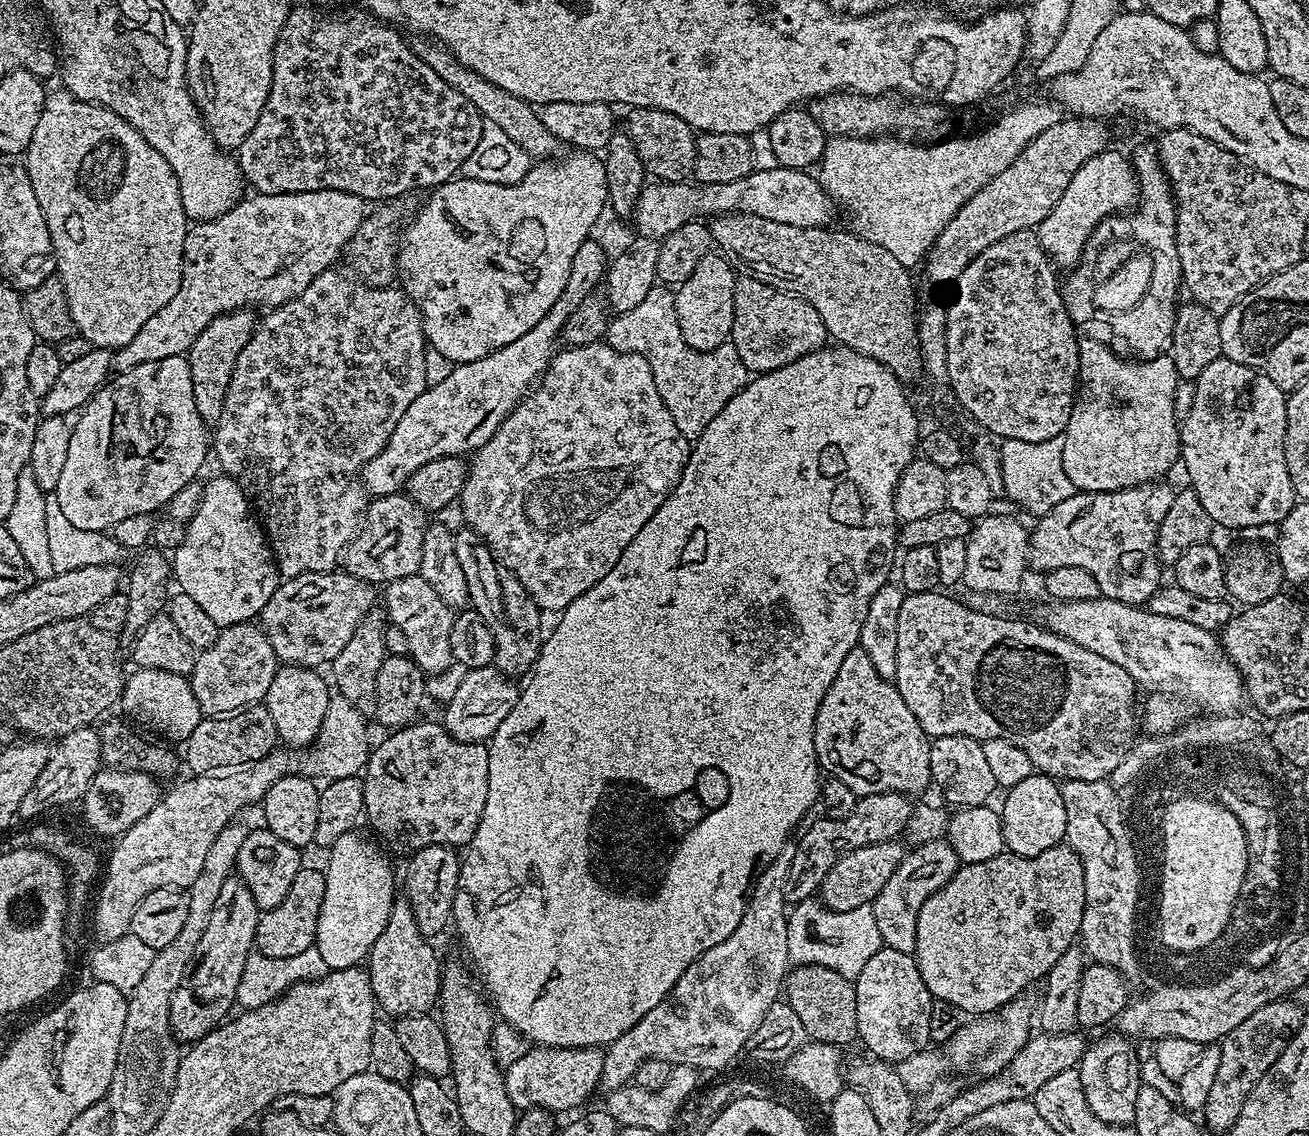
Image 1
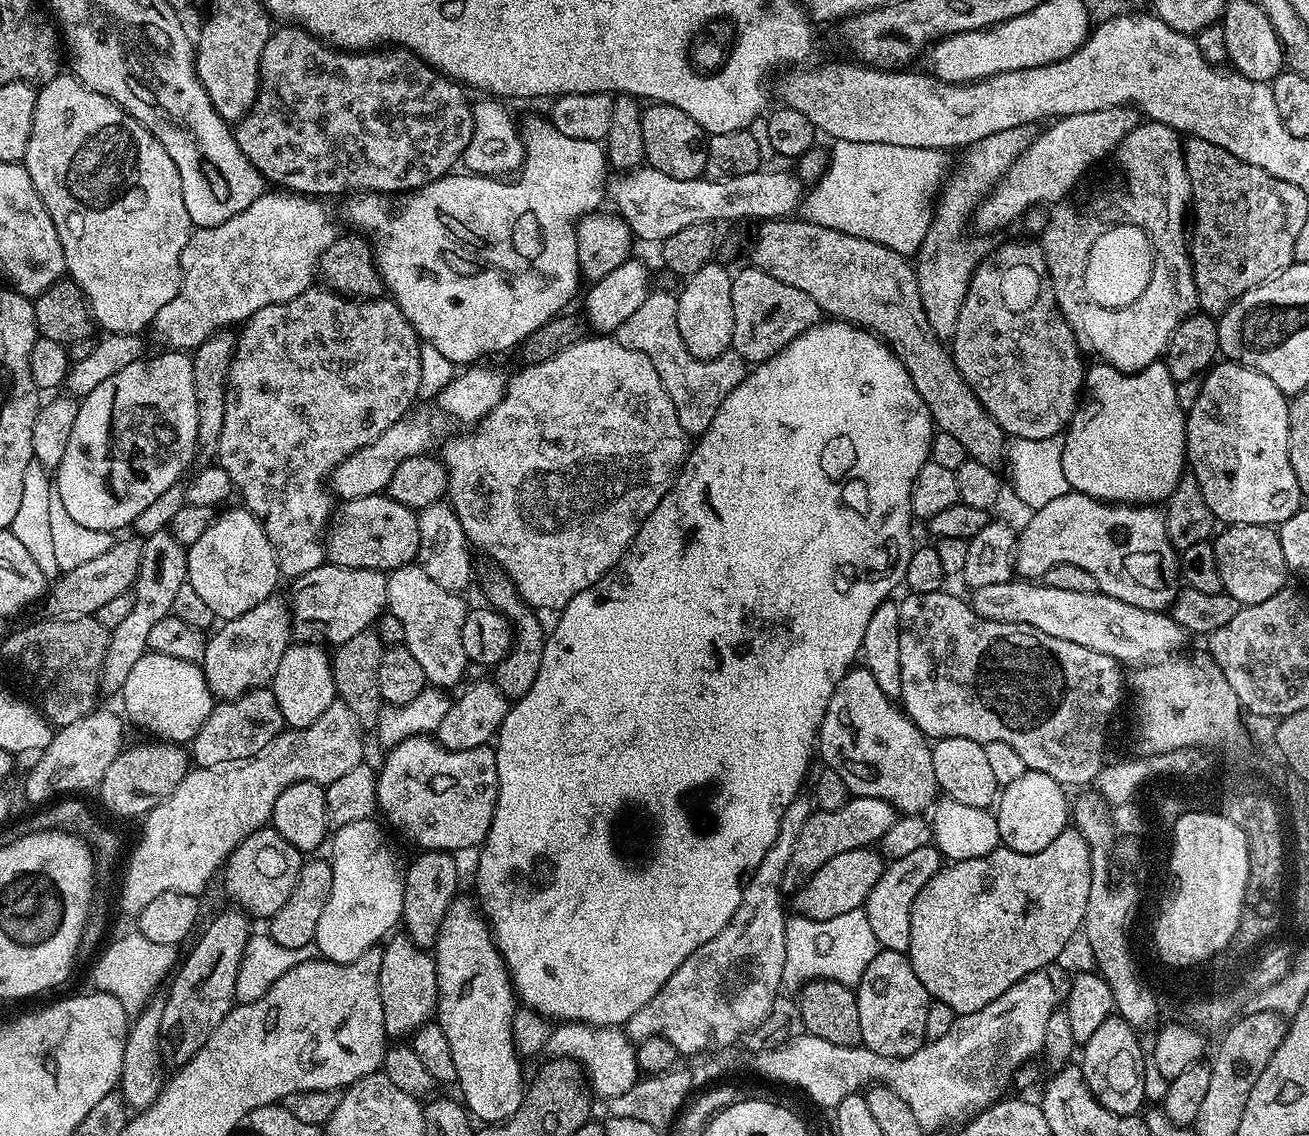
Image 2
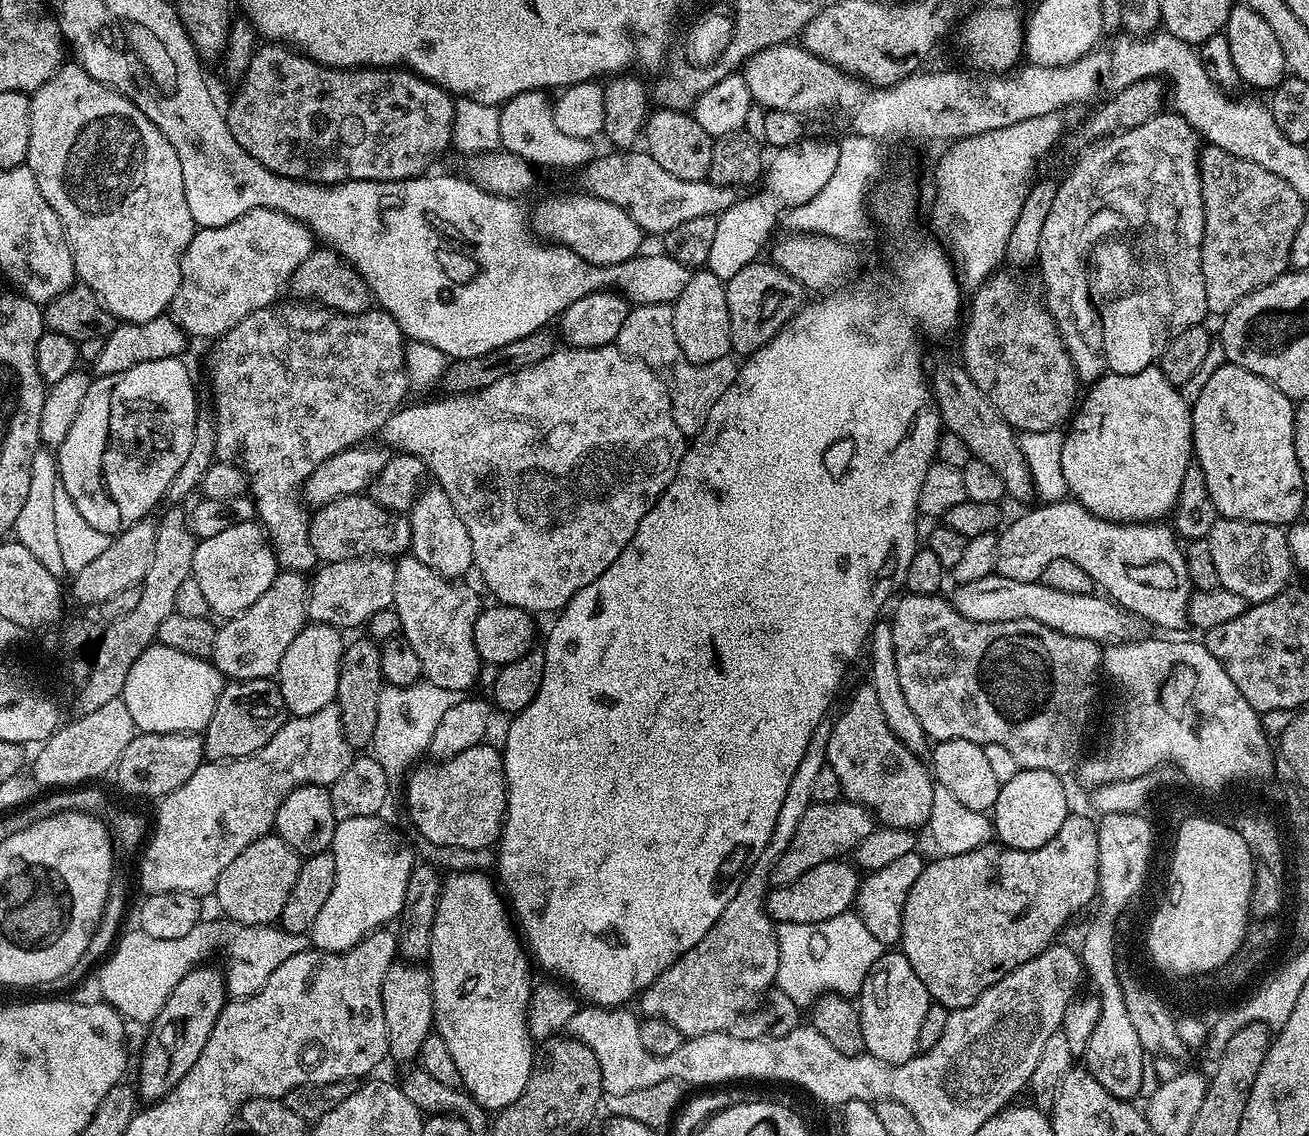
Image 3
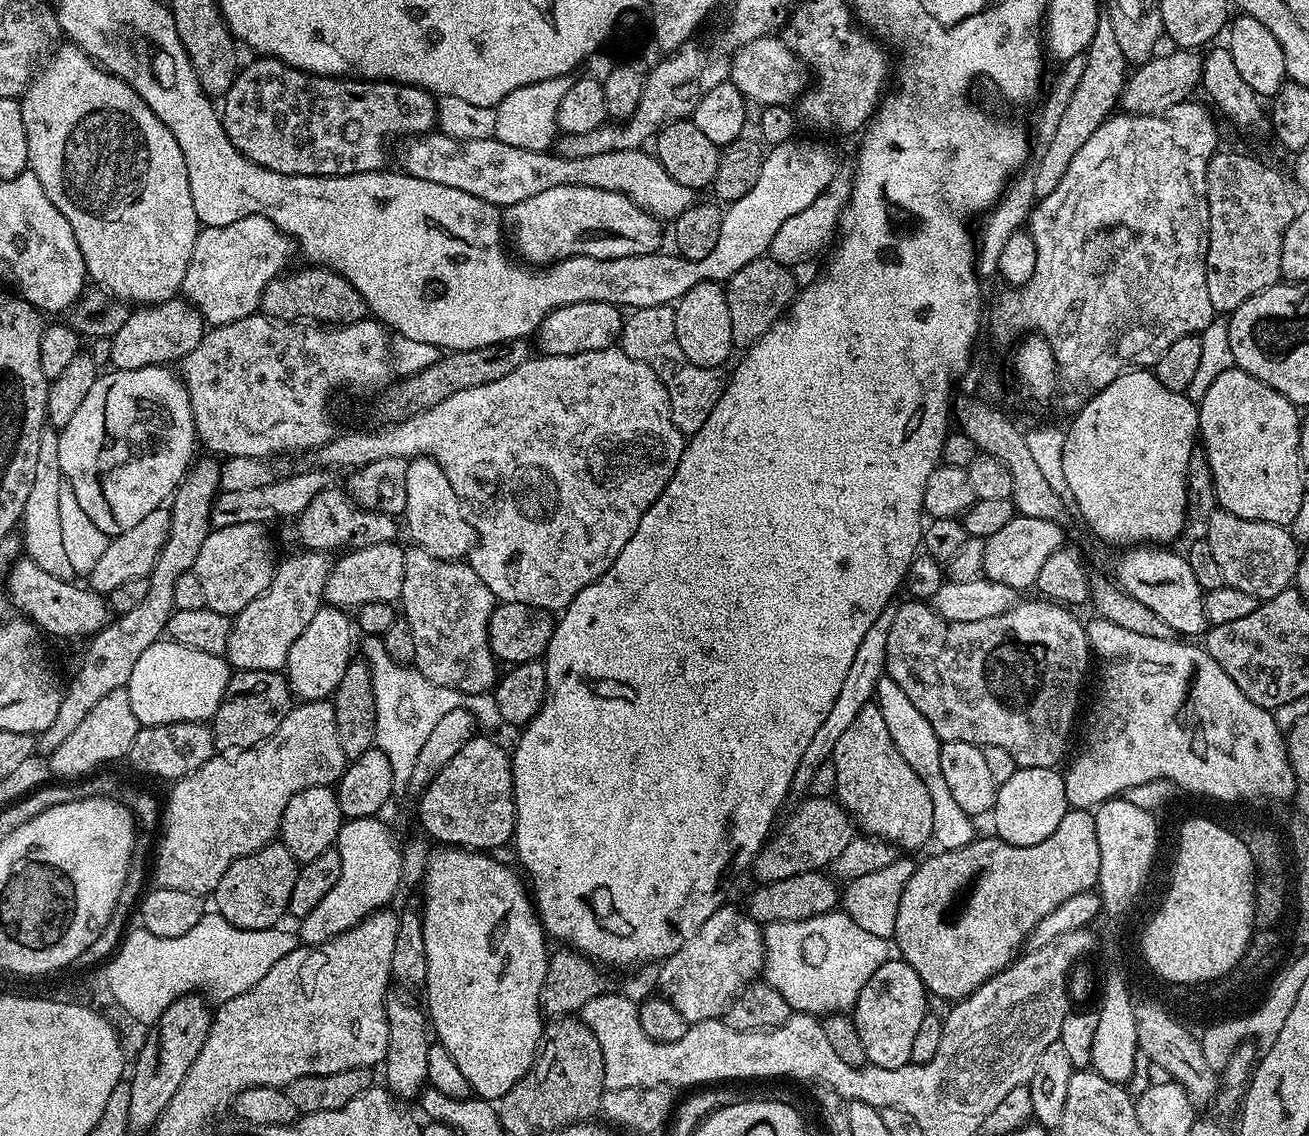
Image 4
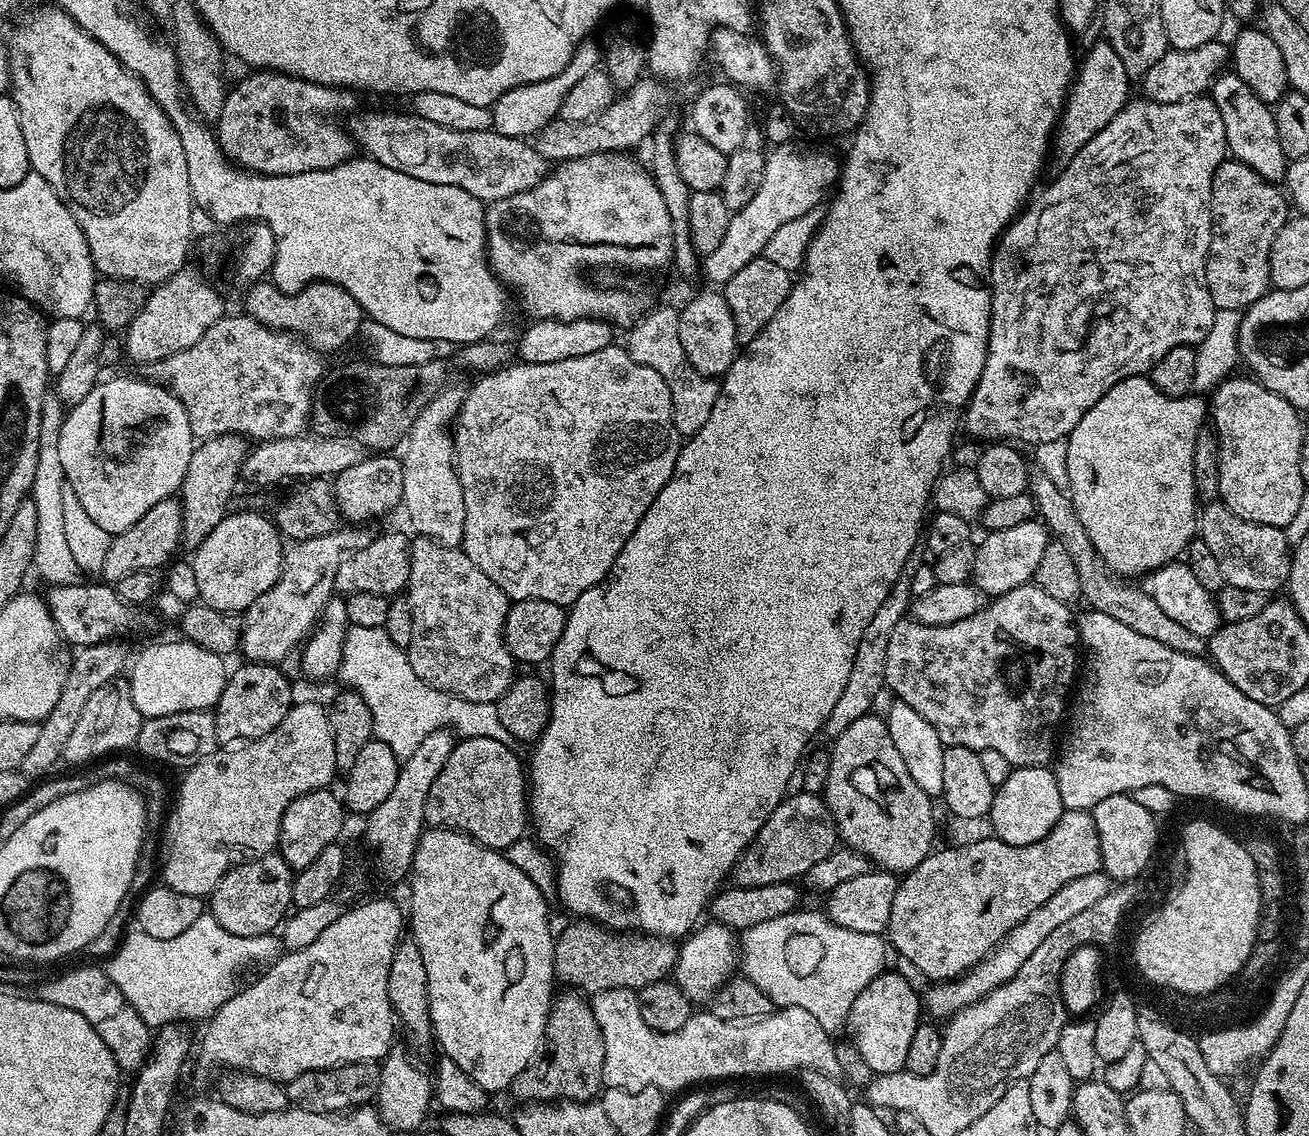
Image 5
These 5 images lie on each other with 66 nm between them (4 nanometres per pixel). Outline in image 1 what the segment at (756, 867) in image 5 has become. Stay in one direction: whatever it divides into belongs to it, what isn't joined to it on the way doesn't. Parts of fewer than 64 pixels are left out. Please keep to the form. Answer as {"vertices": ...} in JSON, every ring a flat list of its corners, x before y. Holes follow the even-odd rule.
{"vertices":[[903,792,870,794,857,799,854,810,841,820,819,818,795,841,794,862,790,862,790,874,786,878,785,901,795,906,803,900,813,899,819,893,820,883,830,874,830,866,840,856,858,850,858,846,870,846,878,842,897,839,903,833,906,822,910,822,913,801]]}

